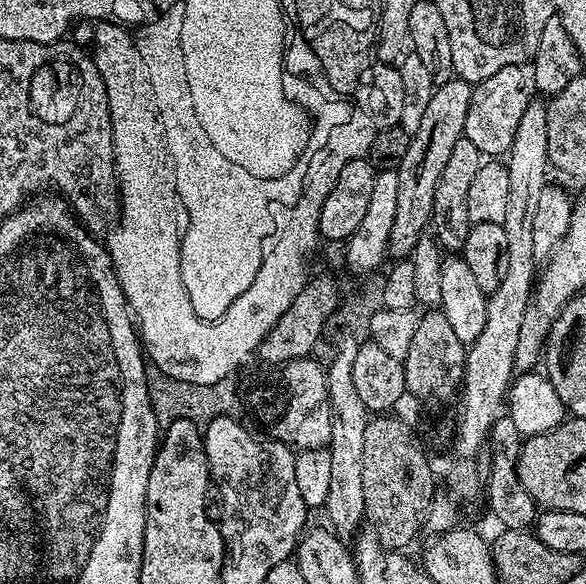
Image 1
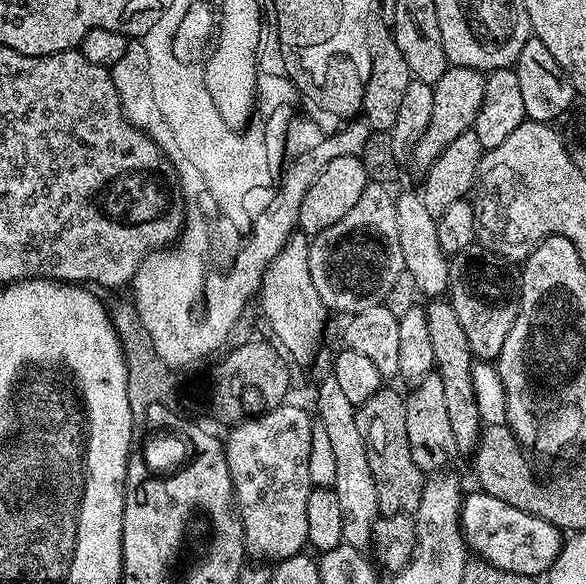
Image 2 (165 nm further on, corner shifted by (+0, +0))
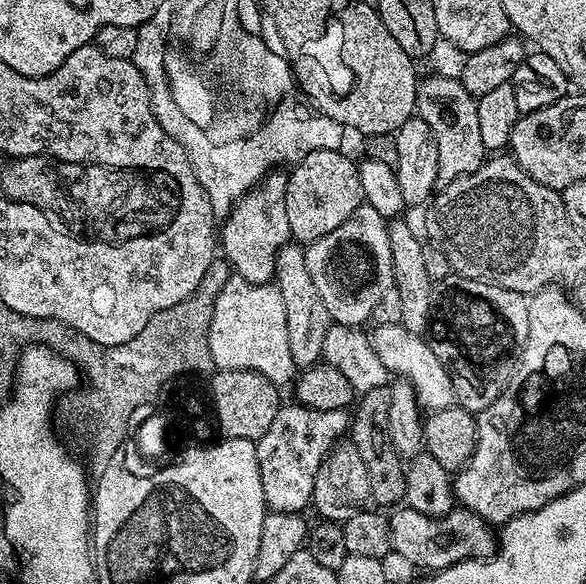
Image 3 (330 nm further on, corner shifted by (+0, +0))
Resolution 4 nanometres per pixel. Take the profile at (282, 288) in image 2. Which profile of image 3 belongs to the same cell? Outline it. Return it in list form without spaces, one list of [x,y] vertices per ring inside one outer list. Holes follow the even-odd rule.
[[[269,171],[255,188],[240,197],[223,221],[222,256],[231,264],[233,273],[250,283],[266,284],[275,277],[278,250],[289,243],[292,231],[290,218],[286,218],[287,185],[287,171]]]

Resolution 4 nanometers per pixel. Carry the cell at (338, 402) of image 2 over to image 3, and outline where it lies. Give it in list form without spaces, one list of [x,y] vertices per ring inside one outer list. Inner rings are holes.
[[[289,242],[280,247],[276,255],[276,275],[274,285],[281,292],[286,308],[286,333],[289,334],[290,352],[297,369],[312,367],[322,357],[322,341],[330,323],[326,305],[310,279],[310,269],[306,266],[306,254],[299,243]]]

